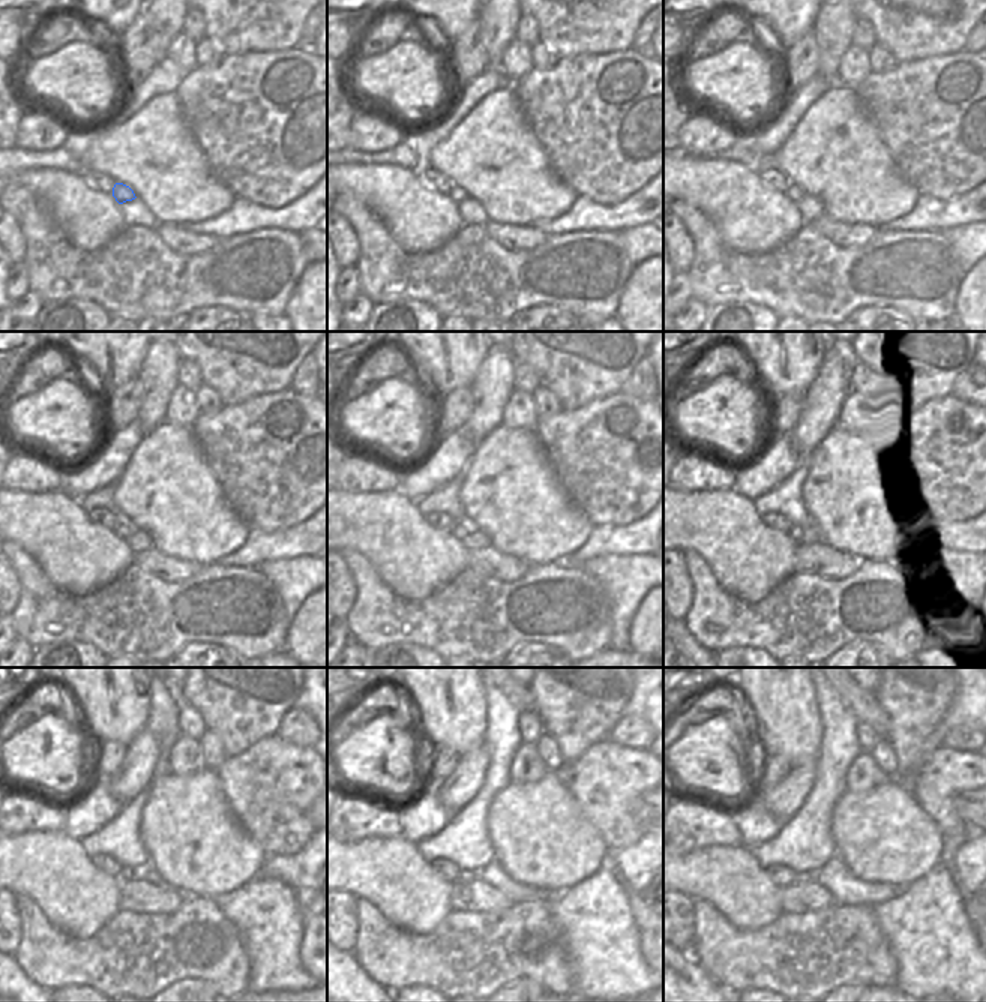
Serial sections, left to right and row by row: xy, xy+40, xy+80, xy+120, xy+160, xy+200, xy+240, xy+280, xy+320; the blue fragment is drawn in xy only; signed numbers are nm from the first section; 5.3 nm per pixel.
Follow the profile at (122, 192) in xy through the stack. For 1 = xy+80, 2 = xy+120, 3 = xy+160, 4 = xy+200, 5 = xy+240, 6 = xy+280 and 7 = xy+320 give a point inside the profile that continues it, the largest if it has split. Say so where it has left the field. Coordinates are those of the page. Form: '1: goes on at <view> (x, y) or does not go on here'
1: goes on at xy+80 (794, 194)
2: goes on at xy+120 (123, 530)
3: goes on at xy+160 (459, 531)
4: goes on at xy+200 (796, 531)
5: goes on at xy+240 (125, 875)
6: goes on at xy+280 (465, 875)
7: goes on at xy+320 (802, 878)

